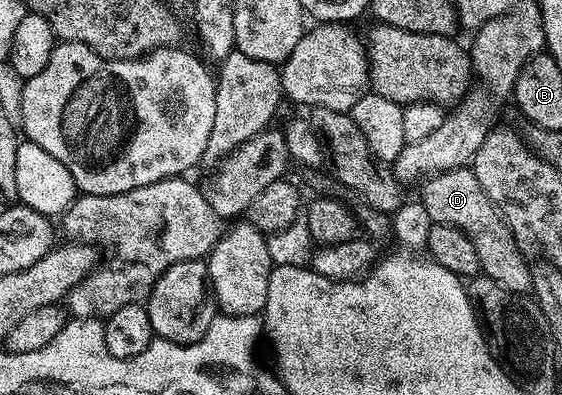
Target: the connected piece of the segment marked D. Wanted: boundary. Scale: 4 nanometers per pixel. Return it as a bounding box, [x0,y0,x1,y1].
[420,167,532,292]

